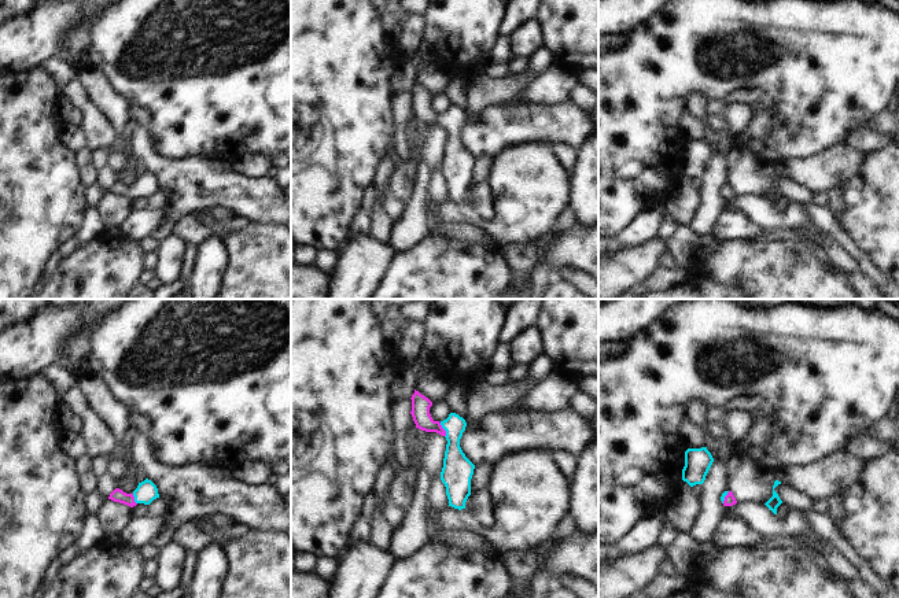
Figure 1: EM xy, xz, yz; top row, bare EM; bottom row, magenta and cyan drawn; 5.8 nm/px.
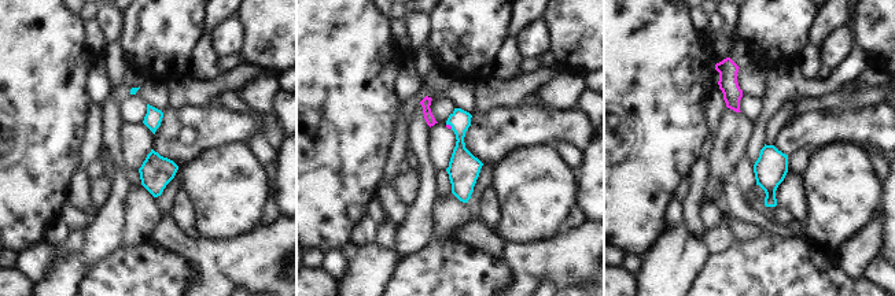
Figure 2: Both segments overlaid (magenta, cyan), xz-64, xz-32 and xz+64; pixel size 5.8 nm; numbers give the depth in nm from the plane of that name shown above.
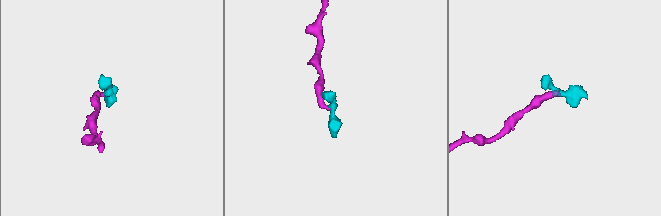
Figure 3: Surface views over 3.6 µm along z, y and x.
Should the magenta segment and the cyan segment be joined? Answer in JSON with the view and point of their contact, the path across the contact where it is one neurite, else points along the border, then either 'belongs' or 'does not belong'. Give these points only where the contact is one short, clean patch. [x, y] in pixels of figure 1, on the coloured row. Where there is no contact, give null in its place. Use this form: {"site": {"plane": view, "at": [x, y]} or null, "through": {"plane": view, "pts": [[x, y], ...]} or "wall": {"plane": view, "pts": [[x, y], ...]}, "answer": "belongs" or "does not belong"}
{"site": {"plane": "xz", "at": [444, 429]}, "through": {"plane": "xz", "pts": [[420, 405], [420, 413], [444, 429], [453, 439], [457, 469]]}, "answer": "belongs"}

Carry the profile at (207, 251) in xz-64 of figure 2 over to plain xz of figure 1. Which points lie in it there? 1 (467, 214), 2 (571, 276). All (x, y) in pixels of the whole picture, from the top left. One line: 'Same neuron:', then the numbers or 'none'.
Same neuron: none

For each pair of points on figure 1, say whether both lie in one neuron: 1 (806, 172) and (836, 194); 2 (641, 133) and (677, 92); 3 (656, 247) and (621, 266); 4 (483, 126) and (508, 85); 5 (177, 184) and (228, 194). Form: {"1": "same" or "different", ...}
{"1": "different", "2": "same", "3": "same", "4": "different", "5": "same"}

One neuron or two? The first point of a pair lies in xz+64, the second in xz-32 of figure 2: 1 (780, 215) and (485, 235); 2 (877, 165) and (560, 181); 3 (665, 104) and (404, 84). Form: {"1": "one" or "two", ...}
{"1": "two", "2": "two", "3": "two"}

